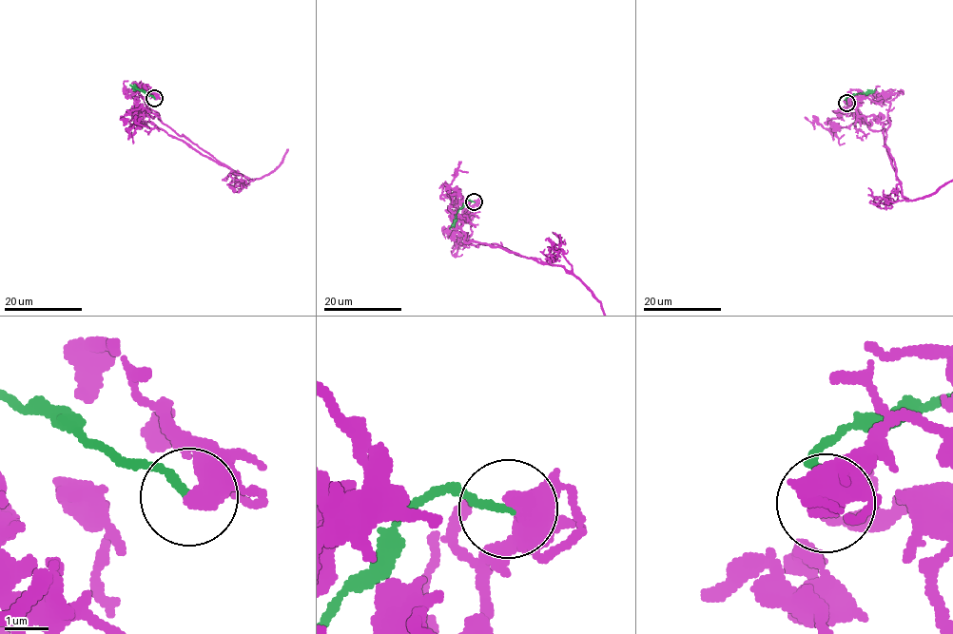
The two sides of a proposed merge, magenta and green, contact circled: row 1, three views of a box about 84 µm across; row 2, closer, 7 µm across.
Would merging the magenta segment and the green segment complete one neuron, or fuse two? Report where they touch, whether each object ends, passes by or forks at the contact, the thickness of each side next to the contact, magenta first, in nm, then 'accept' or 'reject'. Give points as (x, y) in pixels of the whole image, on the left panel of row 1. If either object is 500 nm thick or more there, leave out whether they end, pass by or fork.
at (154, 98); 700 nm thick on the magenta side, 160 nm on the other; reject

